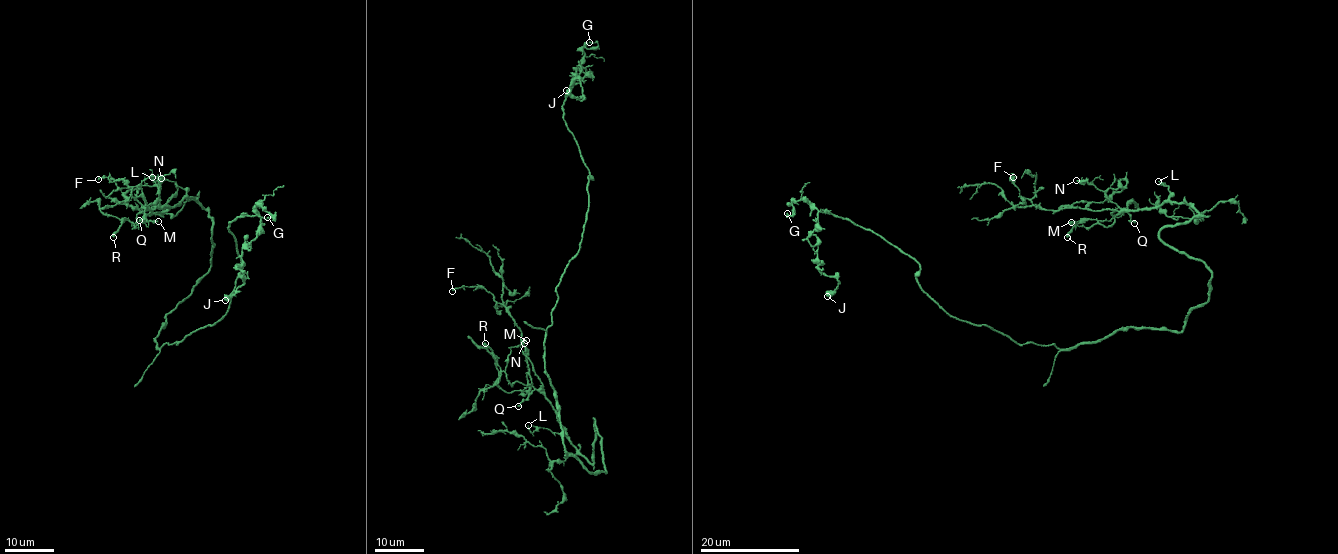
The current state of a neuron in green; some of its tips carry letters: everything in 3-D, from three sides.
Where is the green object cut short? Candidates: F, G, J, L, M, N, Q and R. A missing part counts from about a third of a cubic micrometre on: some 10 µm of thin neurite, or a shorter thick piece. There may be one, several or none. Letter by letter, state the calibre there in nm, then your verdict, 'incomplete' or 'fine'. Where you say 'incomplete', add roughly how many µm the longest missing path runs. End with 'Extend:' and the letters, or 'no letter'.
F: calibre 190 nm; fine
G: calibre 140 nm; fine
J: calibre 650 nm; fine
L: calibre 130 nm; fine
M: calibre 360 nm; fine
N: calibre 200 nm; fine
Q: calibre 190 nm; fine
R: calibre 420 nm; fine
Extend: no letter

